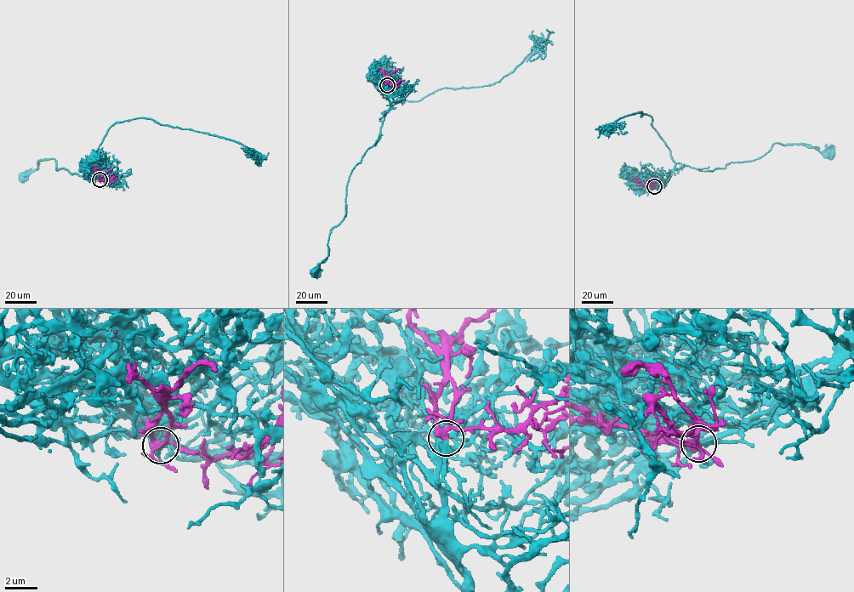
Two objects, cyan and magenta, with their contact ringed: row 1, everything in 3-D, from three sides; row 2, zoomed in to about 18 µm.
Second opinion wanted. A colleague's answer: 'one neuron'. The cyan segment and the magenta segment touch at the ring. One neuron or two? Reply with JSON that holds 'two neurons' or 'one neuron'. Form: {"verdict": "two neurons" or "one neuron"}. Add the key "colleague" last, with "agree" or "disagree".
{"verdict": "one neuron", "colleague": "agree"}

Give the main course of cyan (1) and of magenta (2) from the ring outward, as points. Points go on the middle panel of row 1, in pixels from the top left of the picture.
1: (387, 85), (389, 107), (378, 139), (349, 177), (345, 216), (331, 230), (328, 256), (313, 270)
2: (387, 85), (388, 76), (400, 69)

